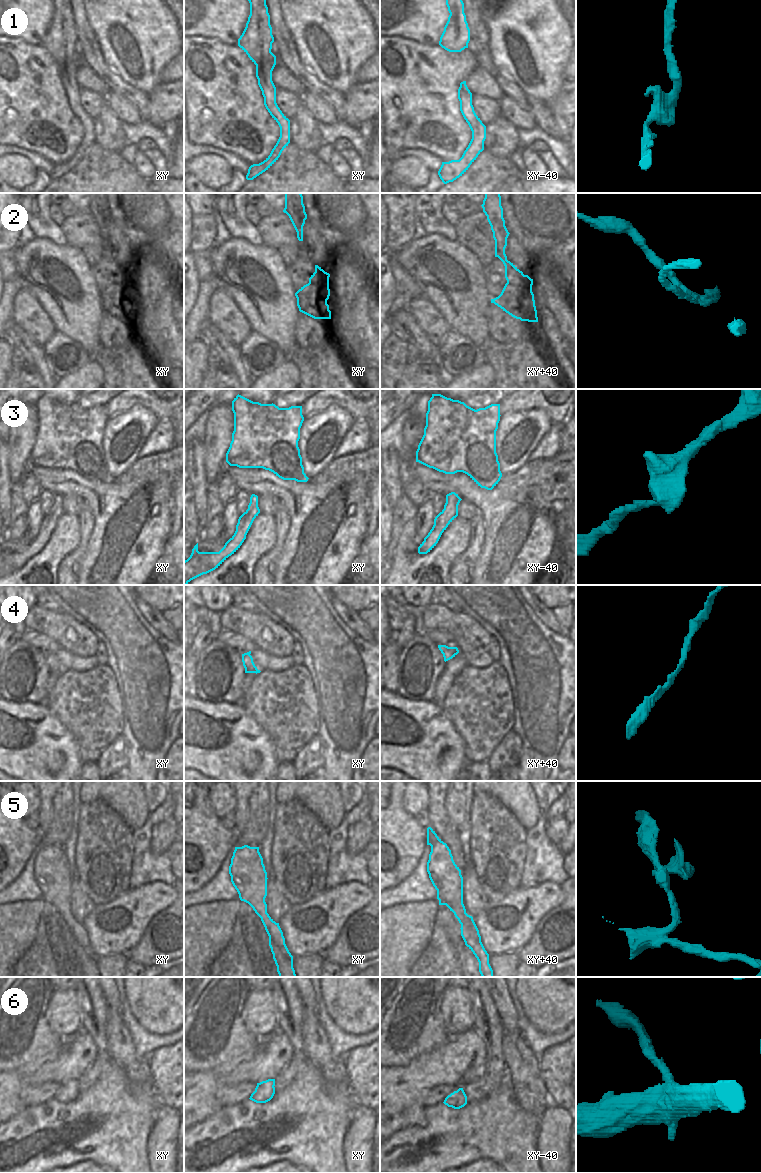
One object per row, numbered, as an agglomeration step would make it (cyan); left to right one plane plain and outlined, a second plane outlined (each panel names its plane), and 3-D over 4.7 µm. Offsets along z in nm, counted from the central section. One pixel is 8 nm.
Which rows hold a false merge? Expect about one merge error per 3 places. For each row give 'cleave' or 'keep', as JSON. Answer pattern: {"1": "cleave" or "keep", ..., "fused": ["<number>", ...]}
{"1": "keep", "2": "cleave", "3": "keep", "4": "keep", "5": "cleave", "6": "cleave", "fused": ["2", "5", "6"]}

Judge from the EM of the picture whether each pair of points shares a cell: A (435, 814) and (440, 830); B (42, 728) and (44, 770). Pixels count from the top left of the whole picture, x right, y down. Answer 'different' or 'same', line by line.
A: same
B: same

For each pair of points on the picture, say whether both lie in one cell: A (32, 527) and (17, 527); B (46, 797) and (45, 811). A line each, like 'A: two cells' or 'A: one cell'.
A: two cells
B: one cell

